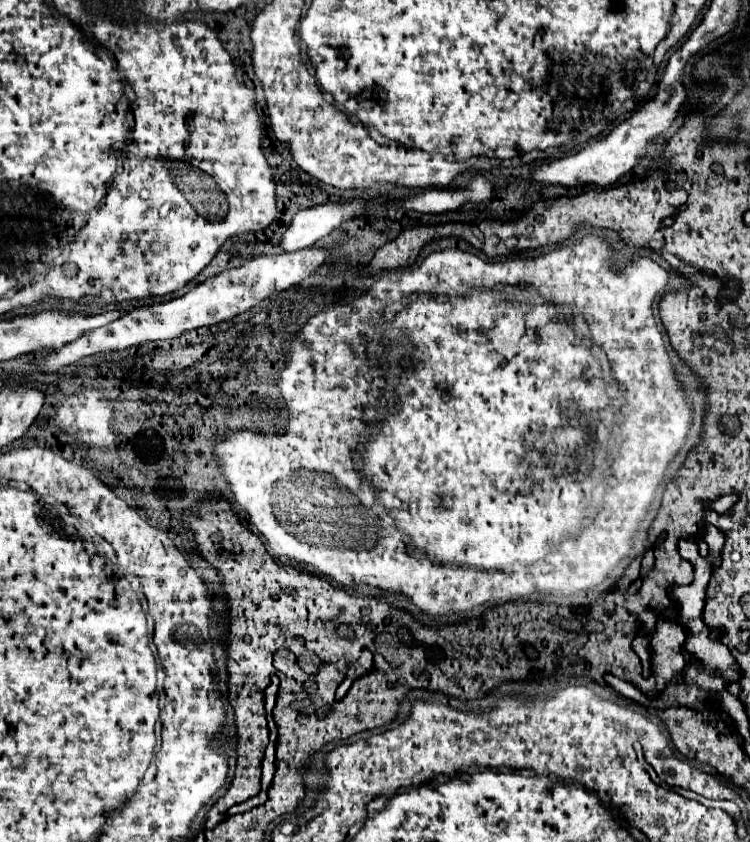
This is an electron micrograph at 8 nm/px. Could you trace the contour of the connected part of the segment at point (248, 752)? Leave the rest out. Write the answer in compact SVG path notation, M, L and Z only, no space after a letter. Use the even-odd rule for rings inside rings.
M225 501L217 503L203 503L191 509L193 515L185 517L189 527L197 533L197 545L201 555L219 569L223 575L223 585L229 603L229 617L231 617L231 633L229 633L229 703L235 709L235 723L237 723L237 769L235 779L227 795L217 801L217 809L229 809L235 803L247 801L261 791L261 765L267 747L267 719L265 719L265 687L271 681L271 673L277 669L273 667L273 653L277 649L297 649L297 641L301 645L309 645L309 641L349 641L349 637L361 637L361 633L373 633L373 625L385 625L385 619L391 615L391 607L379 603L373 597L353 597L331 587L327 581L315 579L305 571L297 571L293 567L279 567L271 555L265 553L265 547L259 537L247 537L247 529L243 529ZM317 621L341 621L341 625L317 625Z

